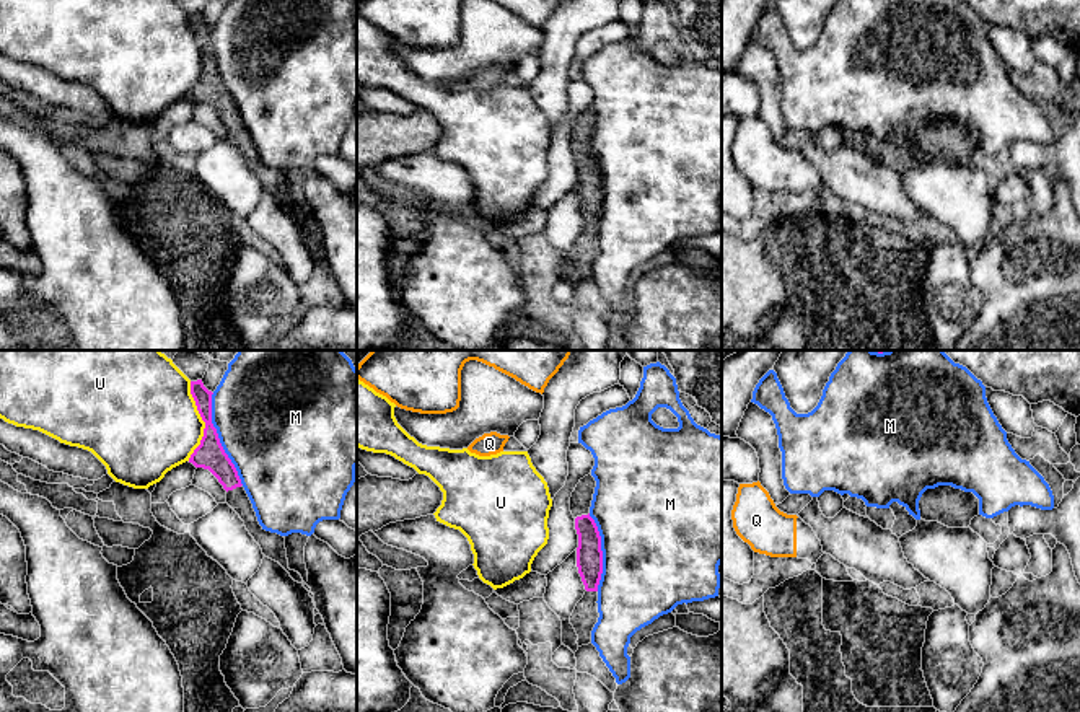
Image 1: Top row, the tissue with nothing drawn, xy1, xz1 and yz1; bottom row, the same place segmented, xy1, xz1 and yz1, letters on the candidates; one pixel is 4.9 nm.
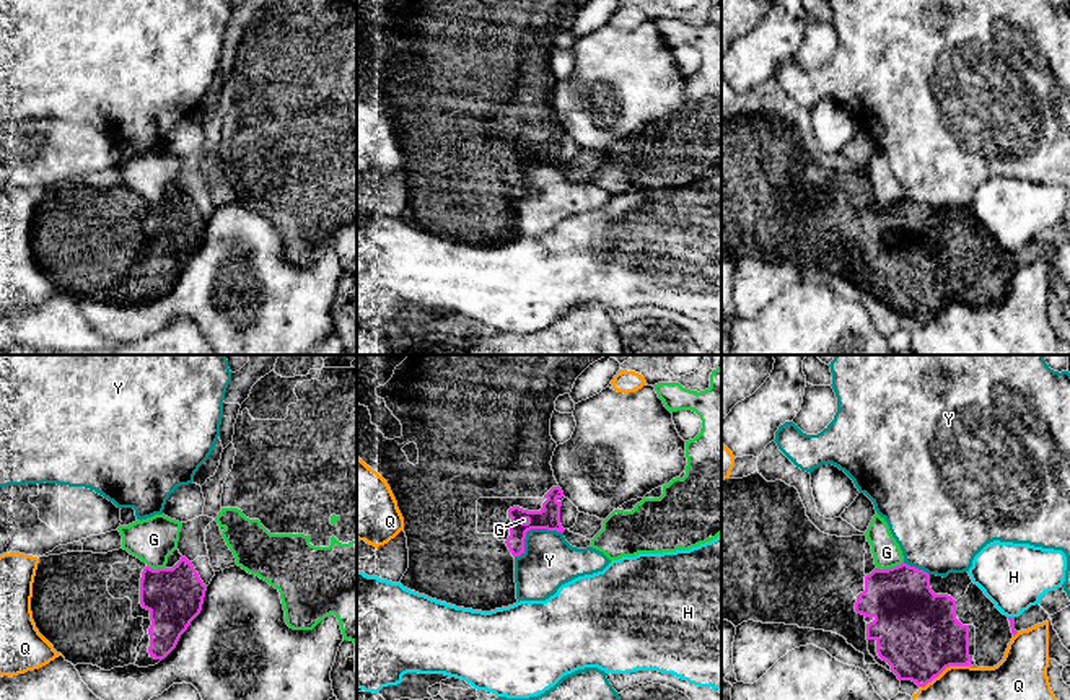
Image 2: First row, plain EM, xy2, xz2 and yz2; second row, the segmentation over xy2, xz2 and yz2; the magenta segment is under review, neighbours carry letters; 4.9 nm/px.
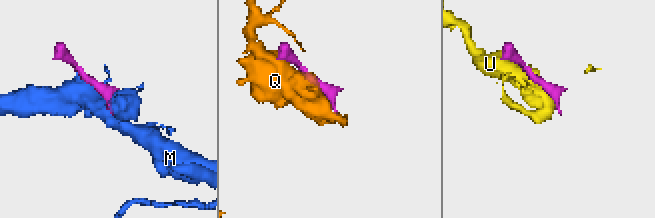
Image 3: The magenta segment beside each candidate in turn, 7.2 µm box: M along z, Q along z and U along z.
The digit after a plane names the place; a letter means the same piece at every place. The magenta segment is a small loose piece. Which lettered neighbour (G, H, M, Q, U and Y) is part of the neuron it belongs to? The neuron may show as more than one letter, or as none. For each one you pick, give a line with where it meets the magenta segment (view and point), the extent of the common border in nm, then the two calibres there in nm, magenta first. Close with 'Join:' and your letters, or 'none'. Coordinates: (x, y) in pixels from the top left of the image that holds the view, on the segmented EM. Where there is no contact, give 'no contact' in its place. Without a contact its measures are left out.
Join: none

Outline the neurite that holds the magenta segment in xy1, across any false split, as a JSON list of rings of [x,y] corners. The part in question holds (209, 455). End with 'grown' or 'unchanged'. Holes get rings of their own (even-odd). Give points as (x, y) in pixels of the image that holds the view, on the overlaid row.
[[[197,380],[191,381],[191,394],[195,401],[202,420],[205,422],[205,429],[200,445],[191,455],[189,463],[192,463],[195,468],[209,469],[218,479],[218,482],[226,490],[226,503],[244,521],[246,530],[261,546],[262,554],[279,562],[295,582],[305,583],[298,572],[288,569],[285,538],[277,533],[266,531],[259,525],[252,503],[238,476],[238,471],[220,443],[217,429],[212,424],[213,393],[204,386],[202,380]]] | grown

